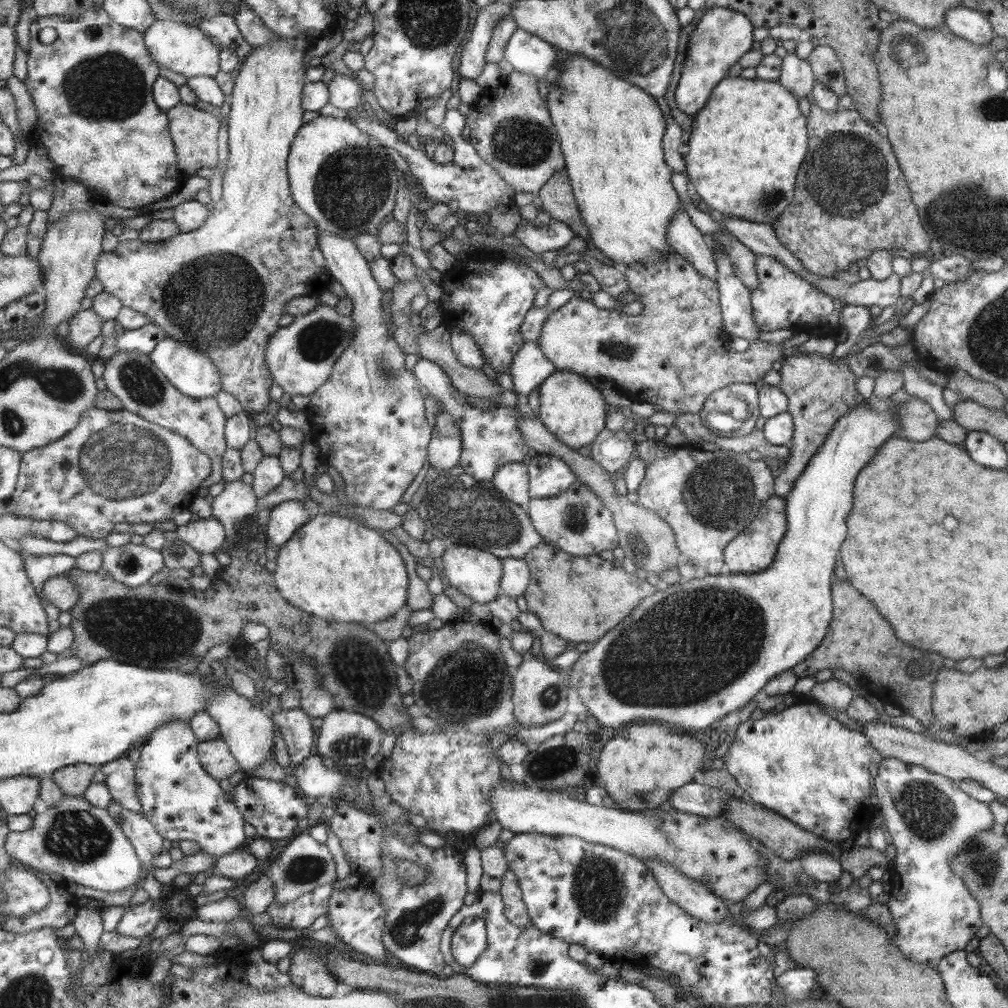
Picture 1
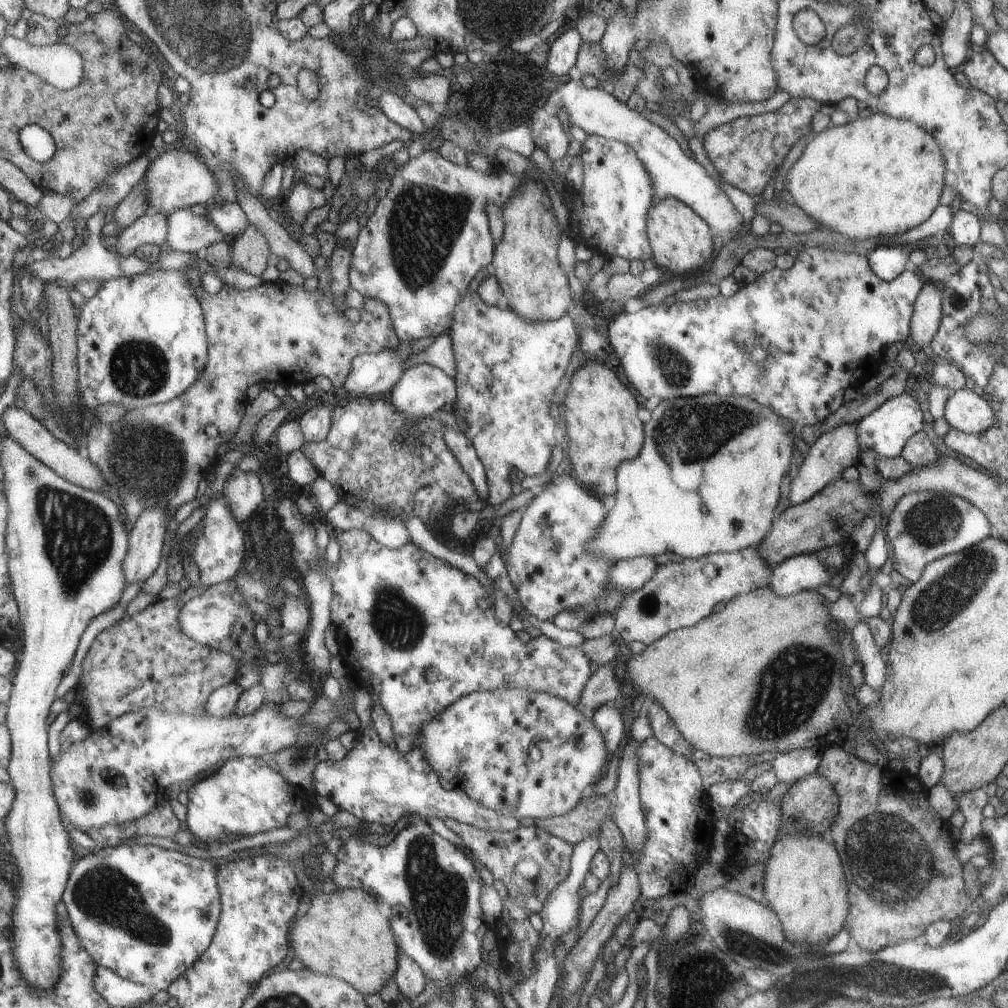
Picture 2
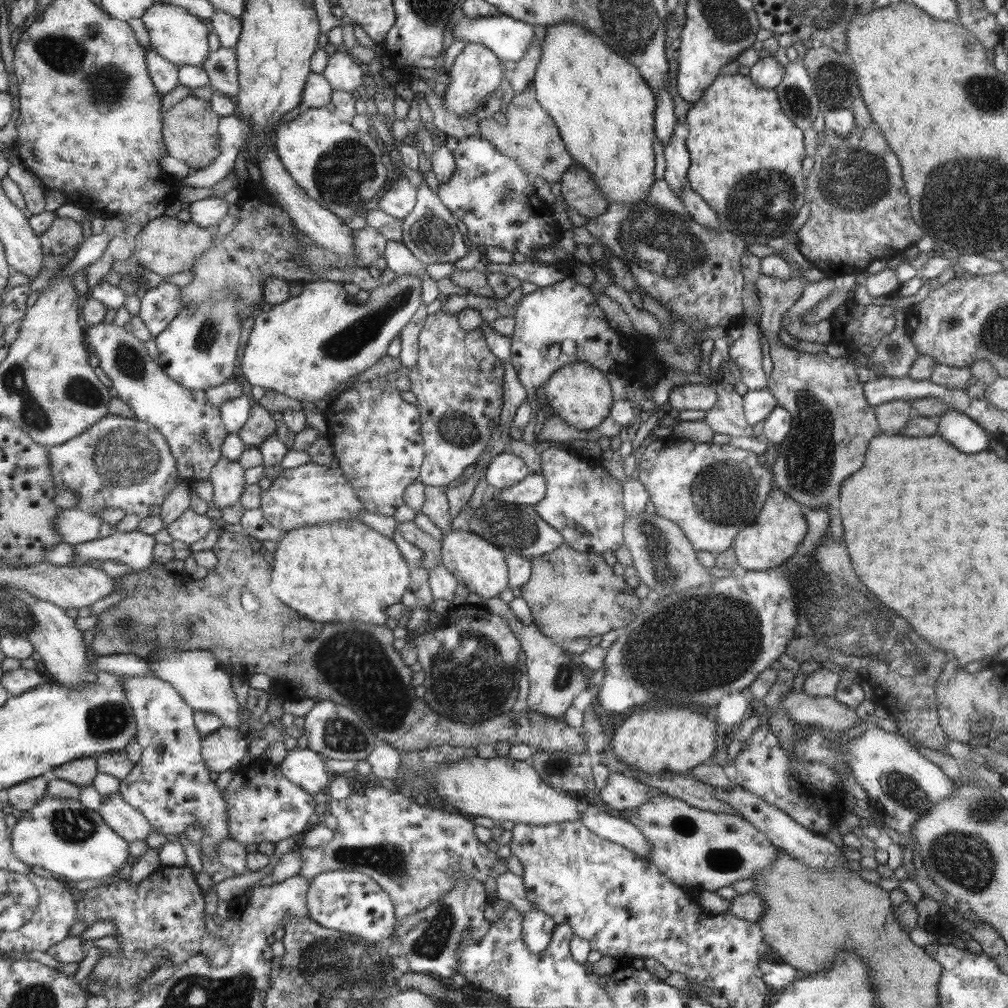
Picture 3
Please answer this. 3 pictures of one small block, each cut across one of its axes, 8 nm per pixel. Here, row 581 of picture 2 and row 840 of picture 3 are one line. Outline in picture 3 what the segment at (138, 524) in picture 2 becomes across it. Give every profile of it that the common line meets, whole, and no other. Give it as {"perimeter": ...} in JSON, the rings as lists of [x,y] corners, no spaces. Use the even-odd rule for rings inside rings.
{"perimeter":[[[121,793],[105,798],[100,814],[125,842],[144,841],[151,832],[147,820],[121,799]]]}

